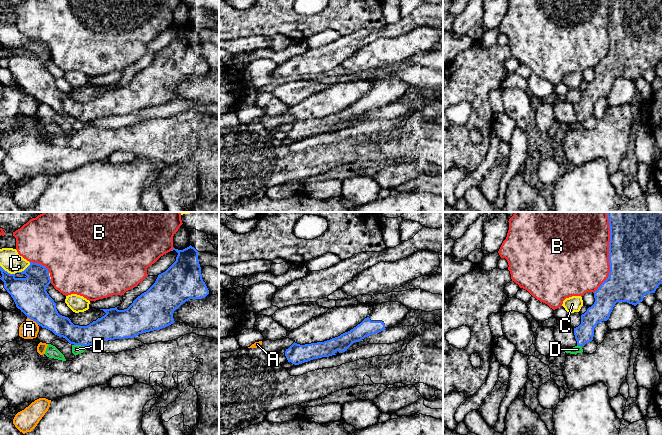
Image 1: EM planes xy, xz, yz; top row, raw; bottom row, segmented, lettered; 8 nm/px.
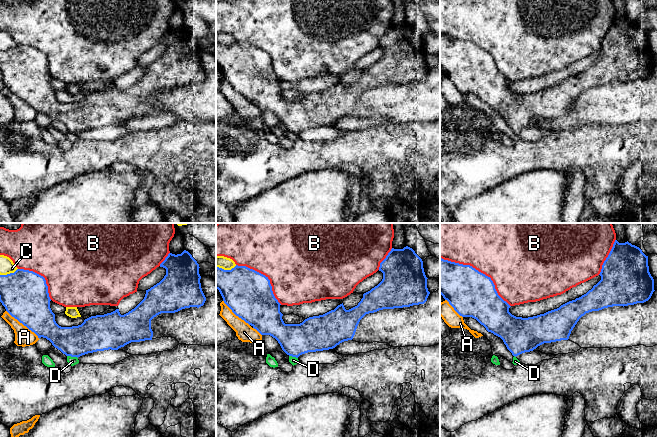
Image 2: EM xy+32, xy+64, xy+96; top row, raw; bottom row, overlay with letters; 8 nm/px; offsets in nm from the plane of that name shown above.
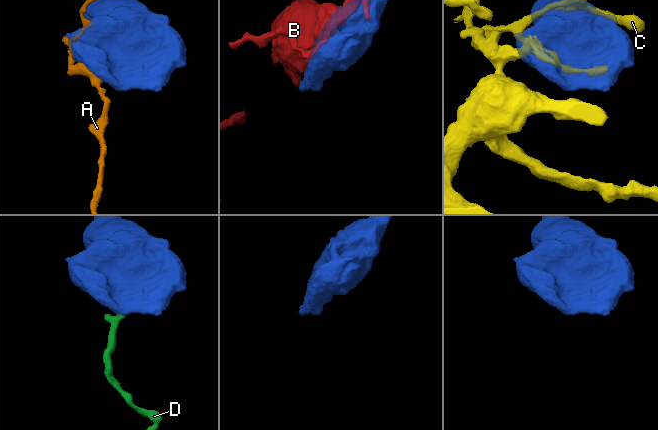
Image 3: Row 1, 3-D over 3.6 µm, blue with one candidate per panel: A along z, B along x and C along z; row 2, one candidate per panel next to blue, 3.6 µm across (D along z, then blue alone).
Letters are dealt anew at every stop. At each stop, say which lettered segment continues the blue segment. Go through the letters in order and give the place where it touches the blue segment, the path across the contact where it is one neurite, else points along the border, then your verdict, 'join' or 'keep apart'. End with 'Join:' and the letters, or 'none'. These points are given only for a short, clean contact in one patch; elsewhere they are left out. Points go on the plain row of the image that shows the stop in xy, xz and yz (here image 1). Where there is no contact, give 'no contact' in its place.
A: meets blue in xy at (33, 96); keep apart
B: meets blue in yz at (609, 34); keep apart
C: meets blue in xy at (15, 49); keep apart
D: meets blue in xy at (80, 120); border along xy (74, 120), (80, 120), (85, 124); keep apart
Join: none

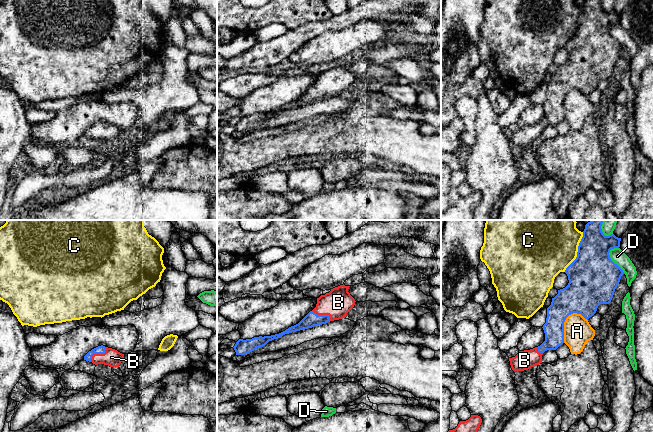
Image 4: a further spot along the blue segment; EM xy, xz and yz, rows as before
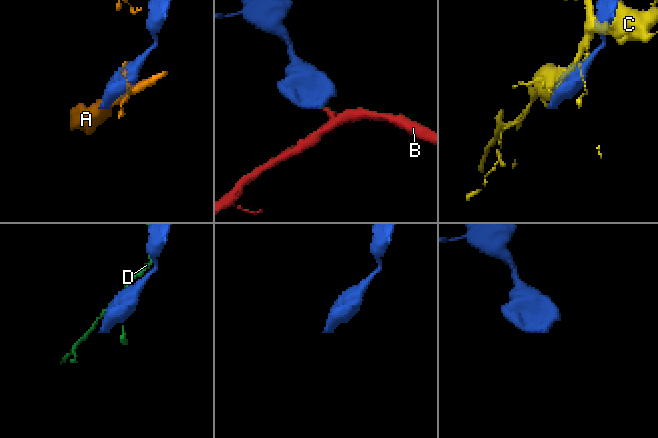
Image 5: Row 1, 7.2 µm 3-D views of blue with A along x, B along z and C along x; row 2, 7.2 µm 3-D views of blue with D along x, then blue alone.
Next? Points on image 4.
A: meets blue in yz at (563, 99); keep apart
B: meets blue in xy at (98, 129); runs through xy (101, 125), (98, 129), (111, 133); join
C: meets blue in yz at (577, 28); keep apart
D: meets blue in yz at (612, 37); keep apart
Join: B

